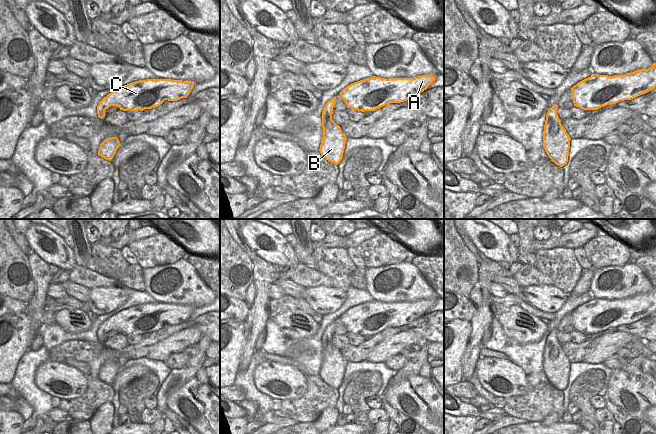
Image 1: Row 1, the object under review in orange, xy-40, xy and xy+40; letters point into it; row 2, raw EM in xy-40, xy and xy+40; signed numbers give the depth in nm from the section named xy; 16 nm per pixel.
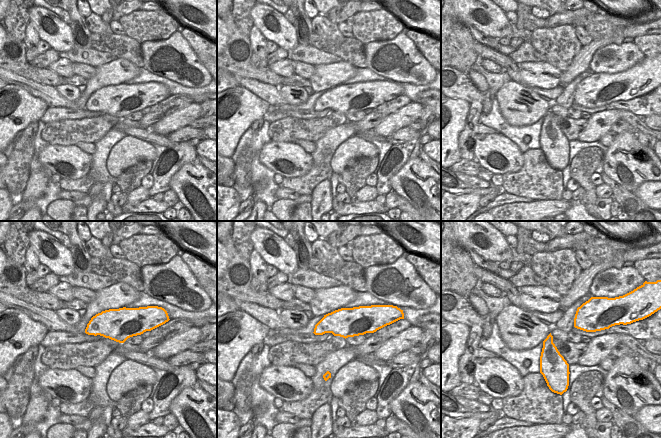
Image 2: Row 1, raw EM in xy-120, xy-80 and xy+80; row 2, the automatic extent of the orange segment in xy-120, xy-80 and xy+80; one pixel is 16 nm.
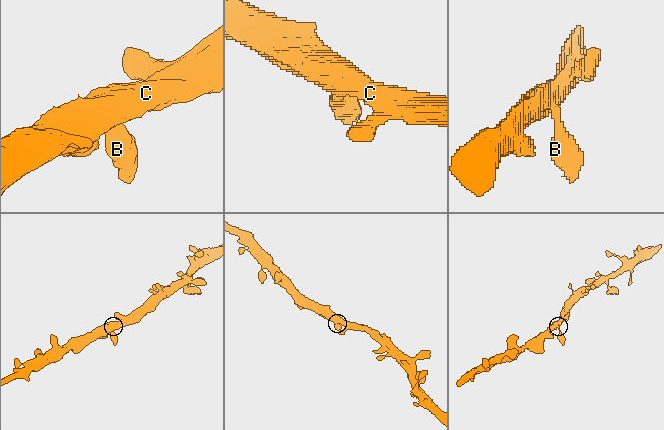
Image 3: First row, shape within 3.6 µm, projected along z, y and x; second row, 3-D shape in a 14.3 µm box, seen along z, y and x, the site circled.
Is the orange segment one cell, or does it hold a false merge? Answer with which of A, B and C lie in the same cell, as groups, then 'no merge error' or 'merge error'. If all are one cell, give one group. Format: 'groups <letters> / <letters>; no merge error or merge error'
groups A B C; no merge error

